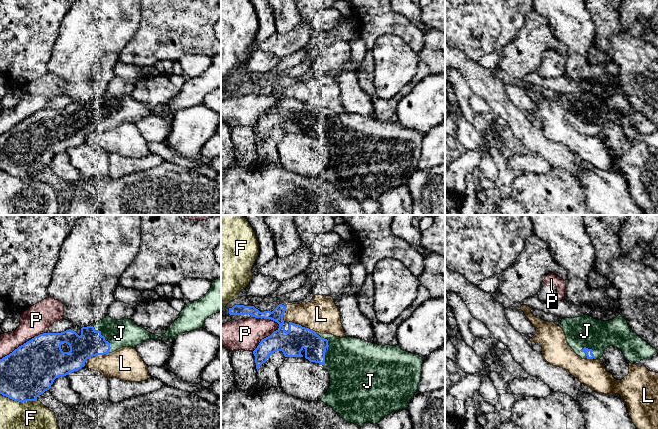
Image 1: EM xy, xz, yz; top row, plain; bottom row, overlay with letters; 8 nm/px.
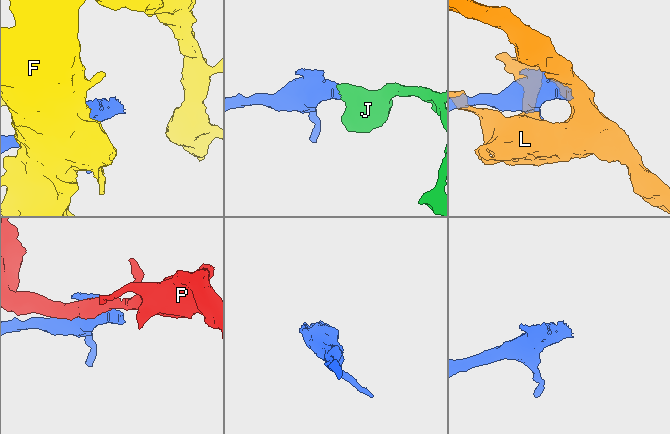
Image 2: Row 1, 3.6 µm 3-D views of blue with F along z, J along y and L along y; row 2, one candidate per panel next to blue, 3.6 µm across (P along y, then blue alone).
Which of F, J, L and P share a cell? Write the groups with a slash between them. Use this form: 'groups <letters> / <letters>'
groups F / J / L / P

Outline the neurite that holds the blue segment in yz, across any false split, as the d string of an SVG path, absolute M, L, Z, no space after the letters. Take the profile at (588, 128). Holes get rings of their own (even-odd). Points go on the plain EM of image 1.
M583 91L561 96L568 121L582 135L600 135L610 122L619 124L628 138L640 138L658 127L632 107L627 97L618 91L609 97L599 97Z

